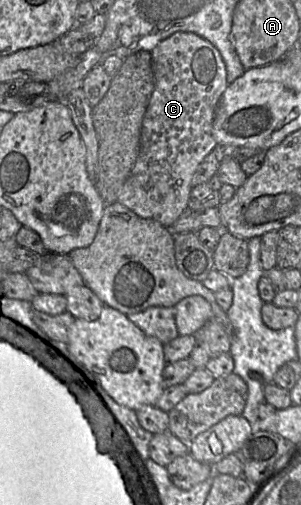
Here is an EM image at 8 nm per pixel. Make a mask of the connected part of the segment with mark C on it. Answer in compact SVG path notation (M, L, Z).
M176 32L159 42L153 48L153 50L150 51L150 53L152 57L152 69L154 73L154 89L152 91L141 126L141 145L139 154L129 177L122 187L117 201L135 212L138 216L145 219L156 220L163 226L170 228L179 218L179 216L188 208L189 197L192 190L192 177L198 165L217 144L215 138L213 137L212 129L219 100L228 86L227 70L219 50L211 42L193 32Z

